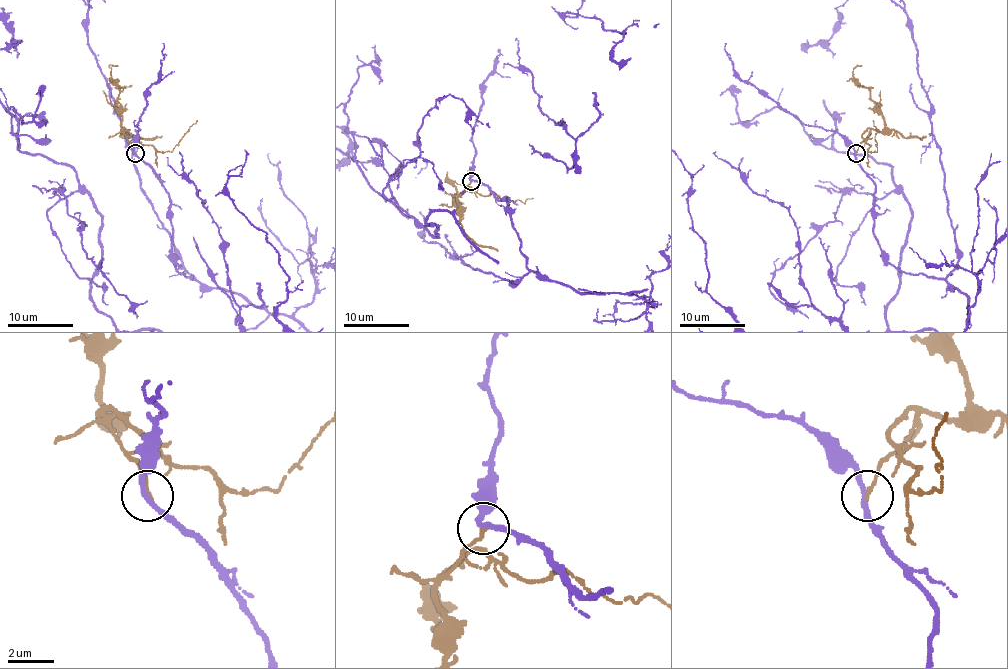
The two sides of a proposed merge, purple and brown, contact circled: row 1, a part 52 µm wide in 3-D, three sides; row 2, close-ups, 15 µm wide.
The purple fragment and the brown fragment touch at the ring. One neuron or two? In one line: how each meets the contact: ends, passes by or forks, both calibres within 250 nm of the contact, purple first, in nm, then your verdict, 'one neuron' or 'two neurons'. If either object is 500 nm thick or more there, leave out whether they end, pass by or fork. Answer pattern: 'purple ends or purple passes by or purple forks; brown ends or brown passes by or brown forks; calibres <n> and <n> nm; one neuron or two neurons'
purple passes by; brown ends; calibres 200 and 160 nm; one neuron

